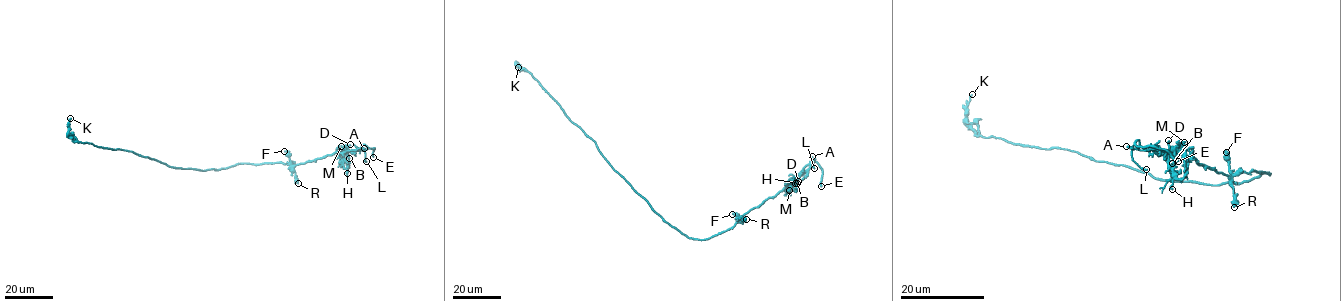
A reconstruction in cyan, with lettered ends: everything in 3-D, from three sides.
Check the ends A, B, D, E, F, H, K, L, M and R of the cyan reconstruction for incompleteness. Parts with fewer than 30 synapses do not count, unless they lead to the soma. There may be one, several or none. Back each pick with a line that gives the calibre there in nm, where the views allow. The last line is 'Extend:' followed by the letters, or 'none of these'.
E: Thickness 200 nm
Extend: E

